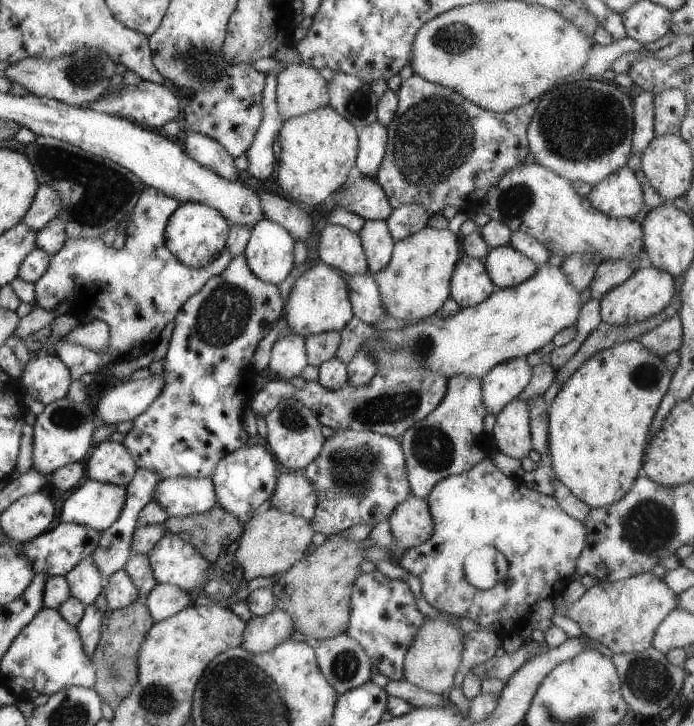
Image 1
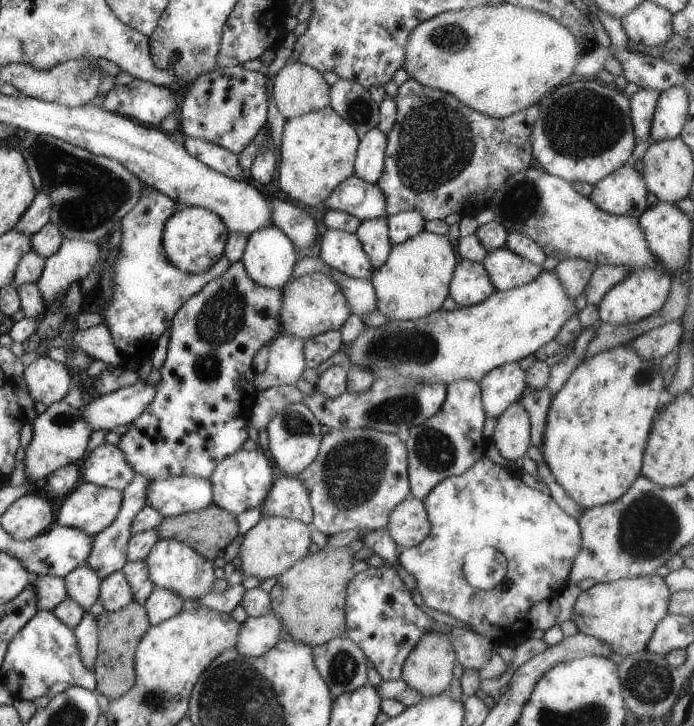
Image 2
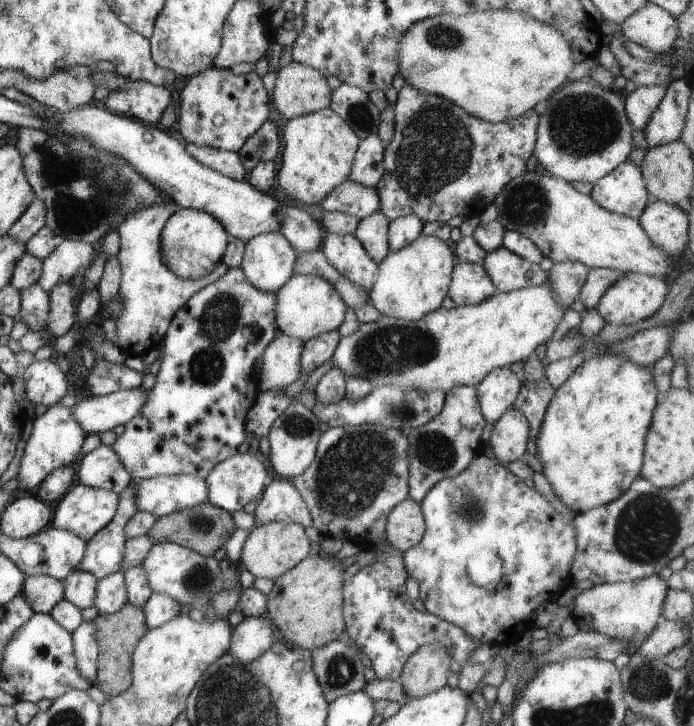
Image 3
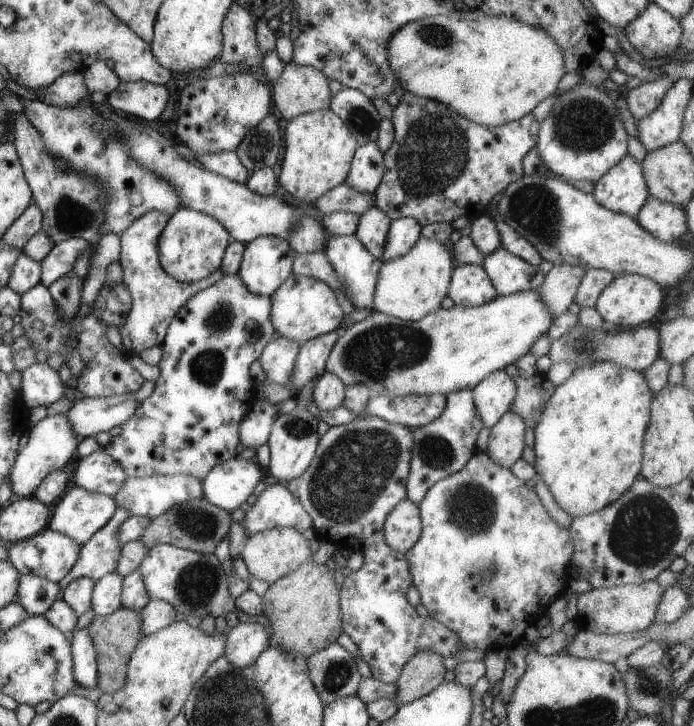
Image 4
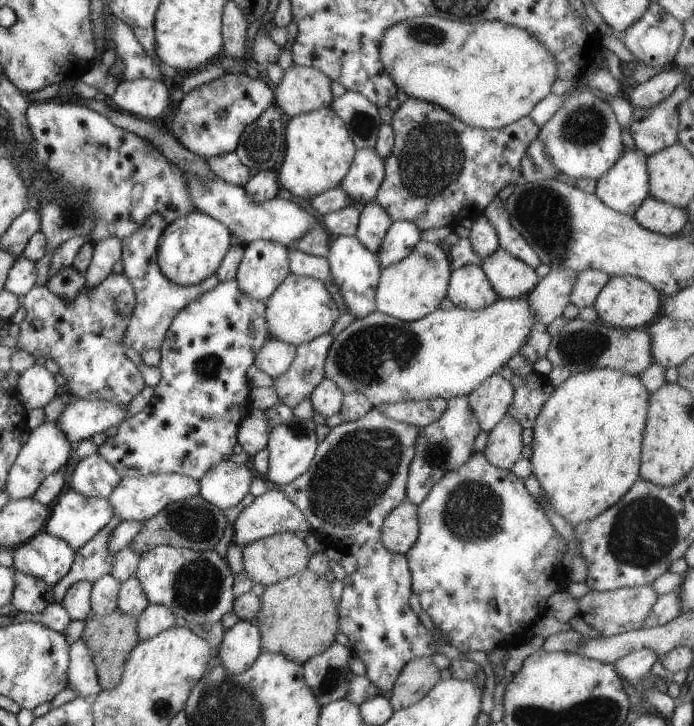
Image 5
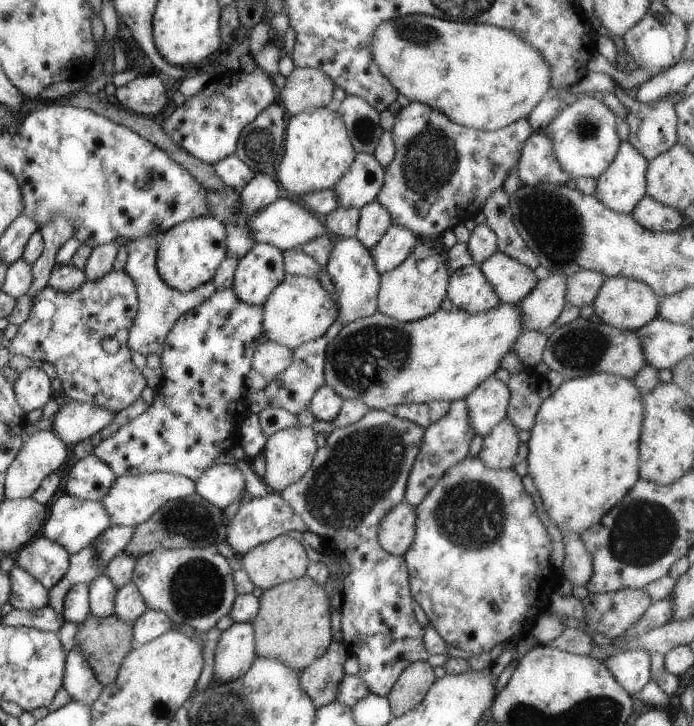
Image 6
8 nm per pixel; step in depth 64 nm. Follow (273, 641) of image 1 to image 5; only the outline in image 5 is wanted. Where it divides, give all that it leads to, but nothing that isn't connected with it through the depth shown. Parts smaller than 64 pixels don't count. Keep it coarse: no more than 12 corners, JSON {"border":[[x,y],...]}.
{"border":[[256,622],[225,631],[217,660],[228,675],[250,668],[261,653]]}

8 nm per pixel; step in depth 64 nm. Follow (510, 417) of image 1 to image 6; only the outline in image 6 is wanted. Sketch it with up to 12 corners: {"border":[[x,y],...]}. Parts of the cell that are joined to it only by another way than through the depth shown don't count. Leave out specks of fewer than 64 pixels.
{"border":[[504,417],[477,455],[491,469],[512,469],[520,430]]}

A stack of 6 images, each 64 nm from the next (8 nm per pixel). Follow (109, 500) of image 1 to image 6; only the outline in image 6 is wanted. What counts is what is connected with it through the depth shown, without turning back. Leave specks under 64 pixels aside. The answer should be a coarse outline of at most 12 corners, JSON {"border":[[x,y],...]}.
{"border":[[65,493],[42,535],[73,555],[111,525],[100,501]]}

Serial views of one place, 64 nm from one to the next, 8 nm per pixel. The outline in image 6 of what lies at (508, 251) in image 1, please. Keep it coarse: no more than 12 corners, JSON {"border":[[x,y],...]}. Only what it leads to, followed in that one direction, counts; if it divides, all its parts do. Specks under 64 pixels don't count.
{"border":[[502,251],[479,265],[502,303],[518,305],[538,284]]}

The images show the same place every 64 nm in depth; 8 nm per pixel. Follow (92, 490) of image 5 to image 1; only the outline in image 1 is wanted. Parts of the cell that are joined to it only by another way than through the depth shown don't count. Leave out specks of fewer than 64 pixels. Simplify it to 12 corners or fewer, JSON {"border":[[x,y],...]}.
{"border":[[109,439],[84,464],[88,478],[126,487],[137,469]]}

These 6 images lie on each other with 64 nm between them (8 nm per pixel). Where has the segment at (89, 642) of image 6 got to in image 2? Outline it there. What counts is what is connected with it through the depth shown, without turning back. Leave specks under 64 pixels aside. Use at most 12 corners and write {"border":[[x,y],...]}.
{"border":[[134,600],[97,616],[97,691],[135,685],[135,652],[150,628]]}

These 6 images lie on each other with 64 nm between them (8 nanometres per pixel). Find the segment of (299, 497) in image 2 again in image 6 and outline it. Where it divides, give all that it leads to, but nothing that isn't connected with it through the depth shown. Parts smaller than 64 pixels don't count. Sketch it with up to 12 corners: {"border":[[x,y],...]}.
{"border":[[269,490],[241,504],[224,540],[238,556],[306,523]]}

